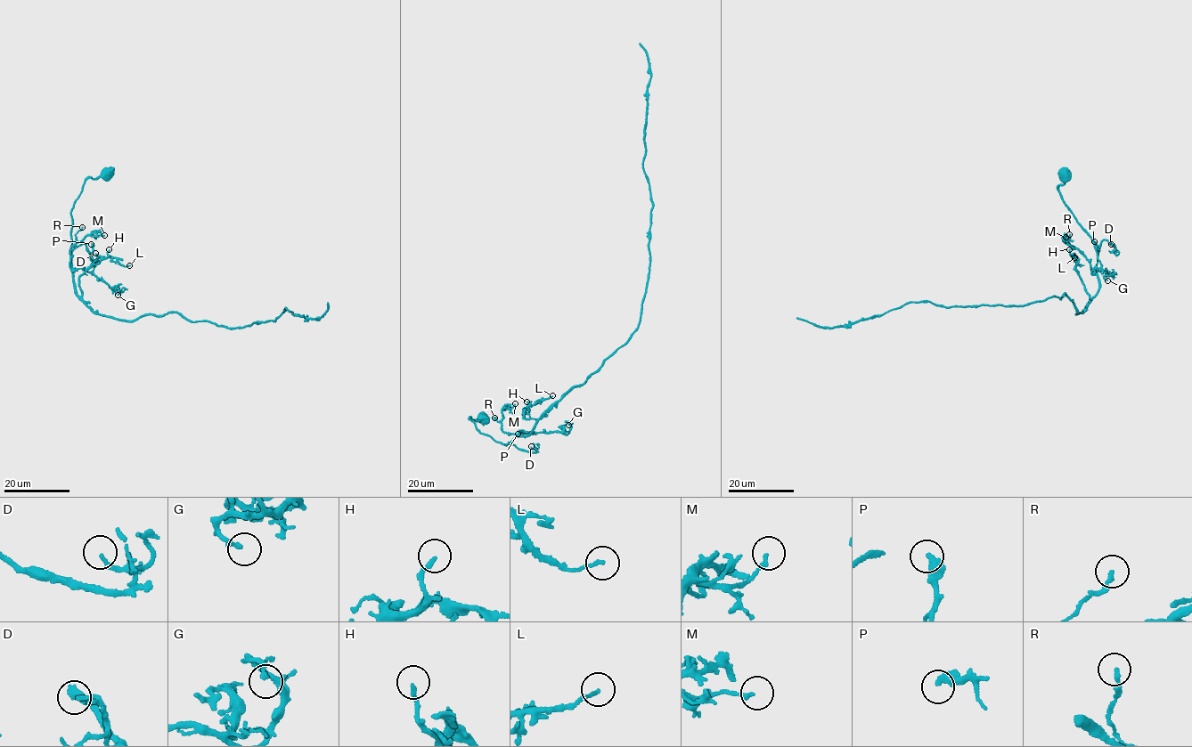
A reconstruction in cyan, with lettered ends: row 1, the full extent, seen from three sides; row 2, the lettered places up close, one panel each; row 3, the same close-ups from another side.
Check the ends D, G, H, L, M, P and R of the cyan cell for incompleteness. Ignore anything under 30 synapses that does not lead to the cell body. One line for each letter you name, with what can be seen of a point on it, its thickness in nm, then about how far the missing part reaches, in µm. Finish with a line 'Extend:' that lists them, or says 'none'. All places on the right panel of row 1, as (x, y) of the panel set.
Extend: none

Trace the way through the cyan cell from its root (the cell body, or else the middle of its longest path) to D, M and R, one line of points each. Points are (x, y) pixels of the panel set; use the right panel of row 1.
D: (1062, 174), (1064, 184), (1059, 185), (1059, 192), (1077, 223), (1098, 250), (1105, 239), (1116, 252), (1111, 244)
M: (1062, 174), (1059, 192), (1098, 248), (1095, 271), (1084, 254), (1066, 244), (1065, 237)
R: (1062, 174), (1064, 184), (1059, 185), (1059, 192), (1098, 248), (1094, 272), (1084, 254), (1069, 243), (1069, 234)

